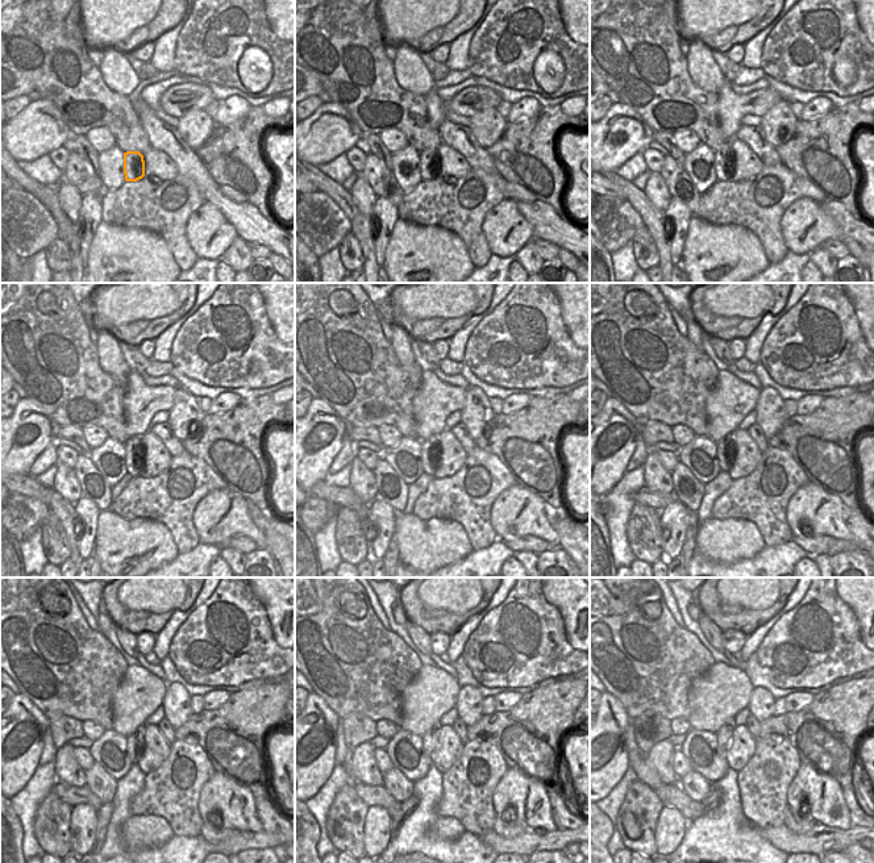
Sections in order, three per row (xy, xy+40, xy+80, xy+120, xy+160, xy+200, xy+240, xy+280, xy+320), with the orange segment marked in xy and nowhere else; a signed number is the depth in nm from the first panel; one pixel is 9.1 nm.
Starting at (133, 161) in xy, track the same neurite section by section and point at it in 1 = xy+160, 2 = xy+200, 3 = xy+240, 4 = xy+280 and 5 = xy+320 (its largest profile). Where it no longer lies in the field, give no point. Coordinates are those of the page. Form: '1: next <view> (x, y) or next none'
1: next xy+160 (427, 453)
2: next xy+200 (724, 445)
3: next xy+240 (134, 739)
4: next xy+280 (429, 738)
5: next xy+320 (724, 734)

